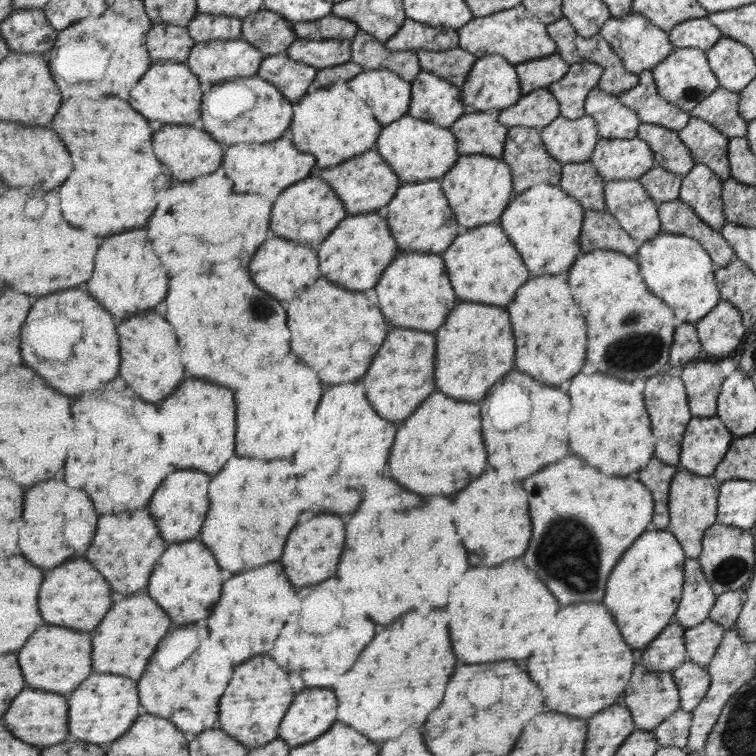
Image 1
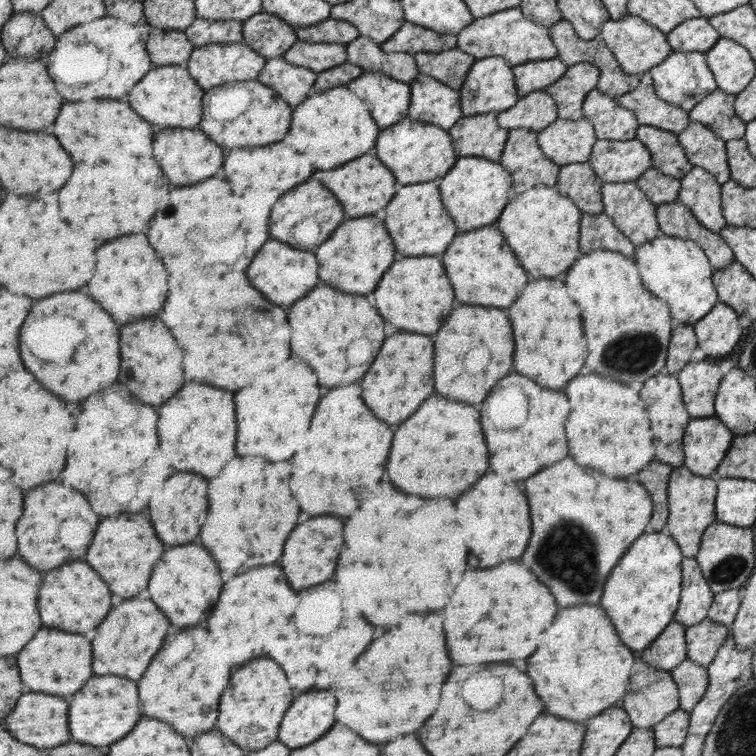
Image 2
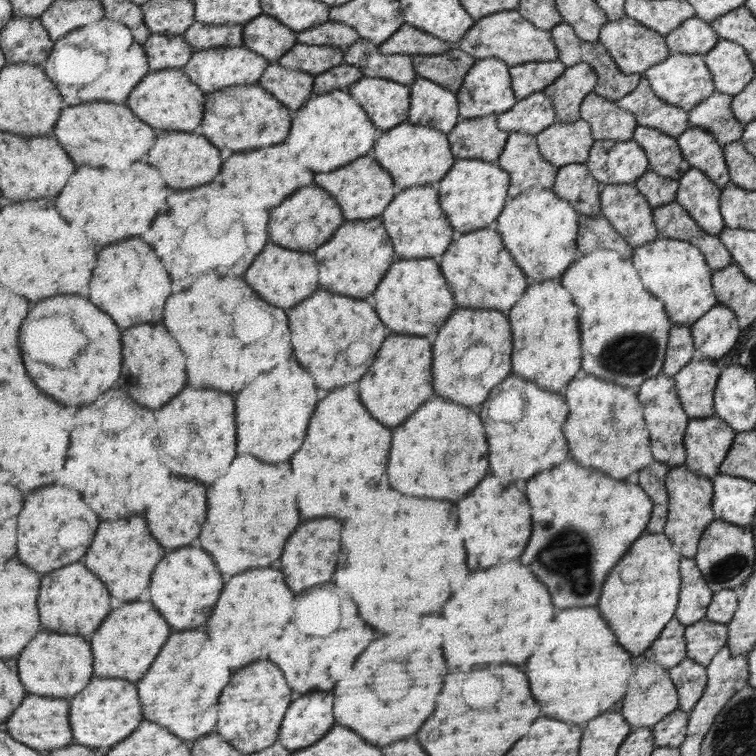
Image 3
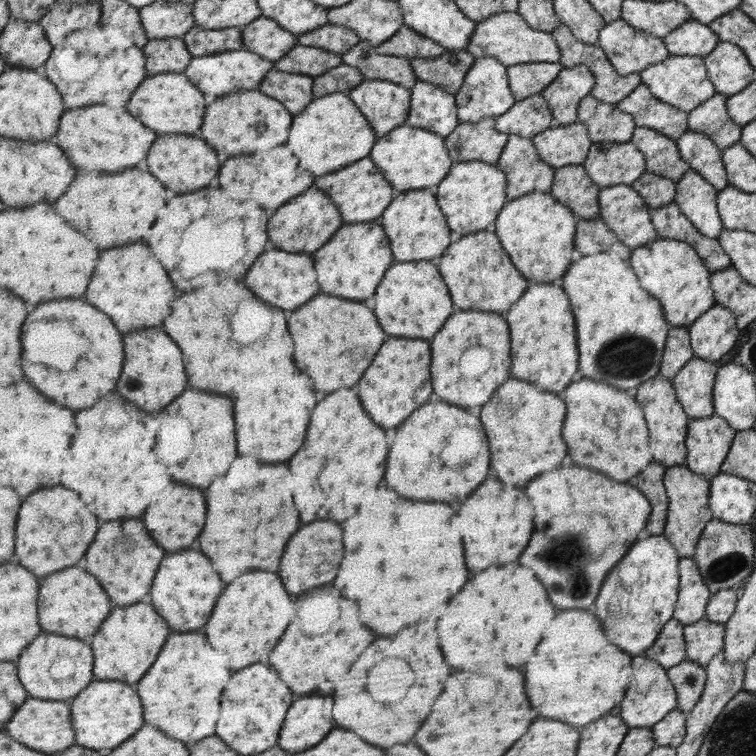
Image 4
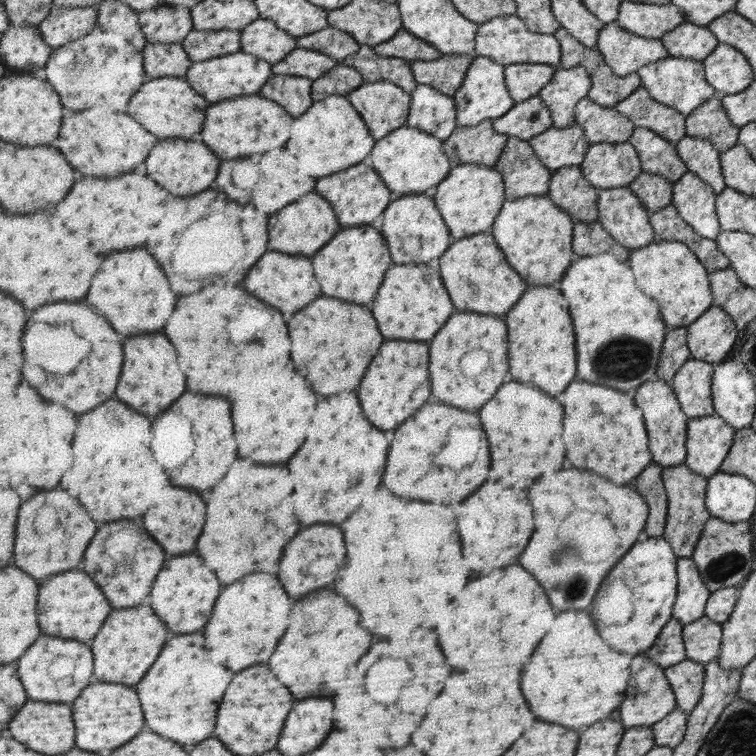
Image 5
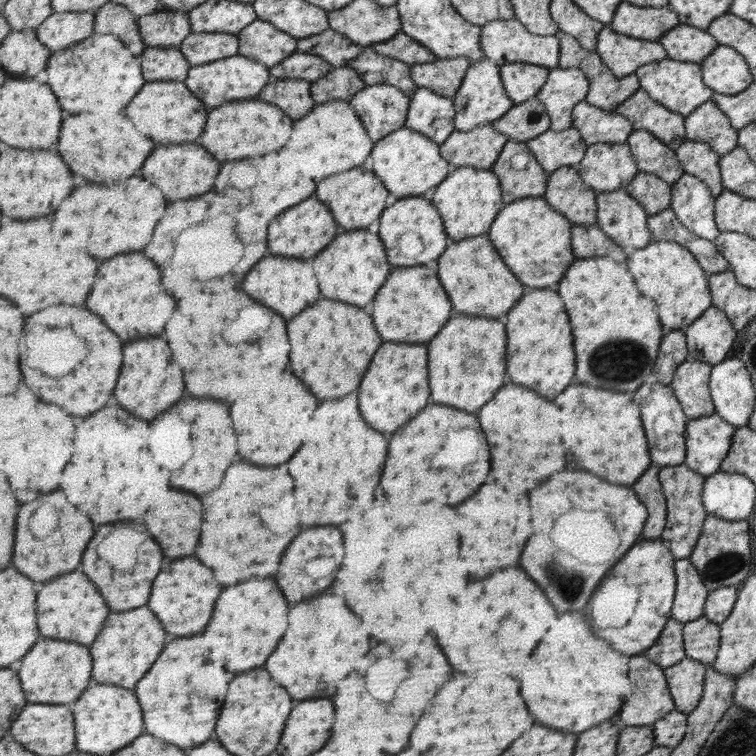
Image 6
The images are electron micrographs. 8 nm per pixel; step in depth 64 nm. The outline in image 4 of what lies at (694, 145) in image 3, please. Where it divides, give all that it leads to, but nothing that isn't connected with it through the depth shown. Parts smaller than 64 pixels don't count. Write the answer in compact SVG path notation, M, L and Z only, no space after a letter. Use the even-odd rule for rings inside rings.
M687 131L675 141L680 157L689 168L700 174L717 192L728 185L720 150L712 140L704 134Z

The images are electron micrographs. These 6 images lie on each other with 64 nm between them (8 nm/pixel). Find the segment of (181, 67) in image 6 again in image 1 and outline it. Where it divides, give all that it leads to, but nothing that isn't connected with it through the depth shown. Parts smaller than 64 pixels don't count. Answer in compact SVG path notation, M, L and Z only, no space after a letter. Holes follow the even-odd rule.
M157 23L152 25L147 35L150 57L154 63L161 61L185 63L197 43L187 26Z

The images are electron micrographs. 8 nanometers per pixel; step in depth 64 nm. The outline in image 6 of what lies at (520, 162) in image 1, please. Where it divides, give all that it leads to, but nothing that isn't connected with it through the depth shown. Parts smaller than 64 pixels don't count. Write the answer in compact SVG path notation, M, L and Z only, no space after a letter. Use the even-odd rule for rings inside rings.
M509 139L491 170L500 178L505 205L525 197L543 197L548 190L550 175L525 142ZM521 152L528 154L528 161L524 169L515 170L511 160Z

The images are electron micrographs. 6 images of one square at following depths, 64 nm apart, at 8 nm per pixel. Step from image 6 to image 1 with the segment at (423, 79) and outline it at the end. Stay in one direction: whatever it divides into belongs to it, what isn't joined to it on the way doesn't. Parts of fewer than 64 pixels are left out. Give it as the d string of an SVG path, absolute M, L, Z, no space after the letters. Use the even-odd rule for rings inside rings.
M461 48L453 50L425 50L417 51L420 65L424 70L440 75L455 86L462 87L477 62L477 55Z

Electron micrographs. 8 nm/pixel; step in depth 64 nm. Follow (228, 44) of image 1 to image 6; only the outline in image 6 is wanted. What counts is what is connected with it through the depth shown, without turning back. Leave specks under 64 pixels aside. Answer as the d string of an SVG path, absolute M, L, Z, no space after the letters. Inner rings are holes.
M241 54L220 61L208 62L201 66L193 66L189 71L186 85L193 94L211 109L223 106L234 101L257 98L258 94L273 79L272 71L268 66L261 64Z

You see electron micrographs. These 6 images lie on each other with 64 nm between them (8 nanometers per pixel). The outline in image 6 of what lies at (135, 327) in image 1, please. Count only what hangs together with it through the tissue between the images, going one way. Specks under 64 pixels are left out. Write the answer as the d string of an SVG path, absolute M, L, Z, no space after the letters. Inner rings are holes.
M149 338L125 344L125 366L121 370L115 398L127 412L131 412L137 418L153 420L155 416L163 414L167 408L177 404L183 394L183 370L177 362L173 362L173 352L167 340Z

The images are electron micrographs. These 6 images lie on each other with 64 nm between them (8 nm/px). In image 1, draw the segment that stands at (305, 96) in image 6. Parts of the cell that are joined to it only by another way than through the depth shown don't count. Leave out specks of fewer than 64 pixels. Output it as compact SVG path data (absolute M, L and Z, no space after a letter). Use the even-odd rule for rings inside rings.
M284 52L266 56L258 75L279 87L291 102L297 102L311 90L317 73L317 67L297 62Z

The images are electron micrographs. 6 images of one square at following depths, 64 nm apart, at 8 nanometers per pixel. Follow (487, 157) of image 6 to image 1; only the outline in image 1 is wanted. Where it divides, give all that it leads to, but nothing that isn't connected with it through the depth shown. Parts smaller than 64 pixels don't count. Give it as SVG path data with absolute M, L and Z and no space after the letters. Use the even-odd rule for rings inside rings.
M501 110L473 112L465 114L450 129L457 137L457 148L461 155L465 154L485 154L492 155L493 158L503 158L504 148L508 140L510 127L500 122Z

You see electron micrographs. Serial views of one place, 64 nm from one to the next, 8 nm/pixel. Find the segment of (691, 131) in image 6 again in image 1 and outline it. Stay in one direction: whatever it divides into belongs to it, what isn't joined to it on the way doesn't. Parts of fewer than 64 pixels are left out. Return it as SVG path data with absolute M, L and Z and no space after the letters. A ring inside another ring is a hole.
M718 86L688 114L700 118L703 122L708 122L717 132L727 138L744 137L748 121L738 114L738 102L738 93Z

